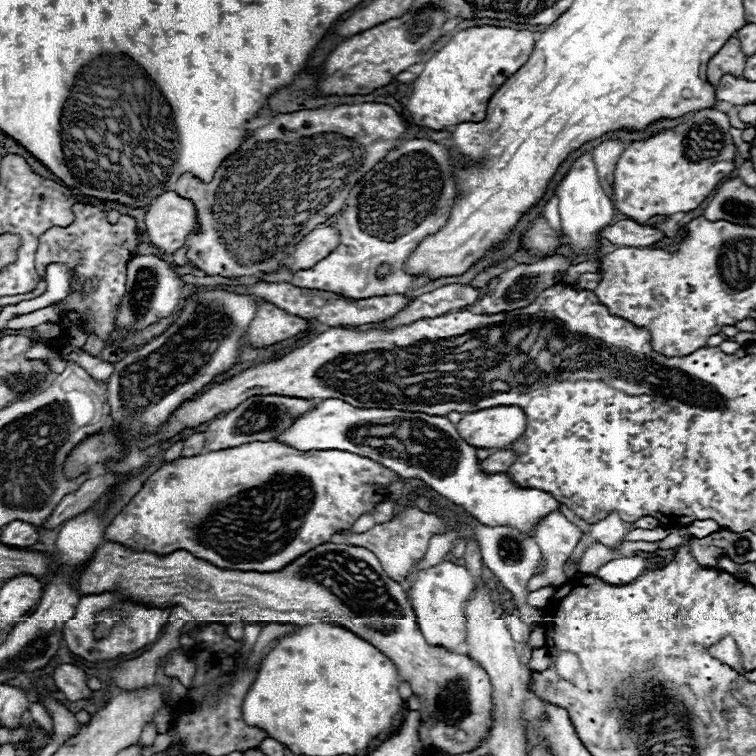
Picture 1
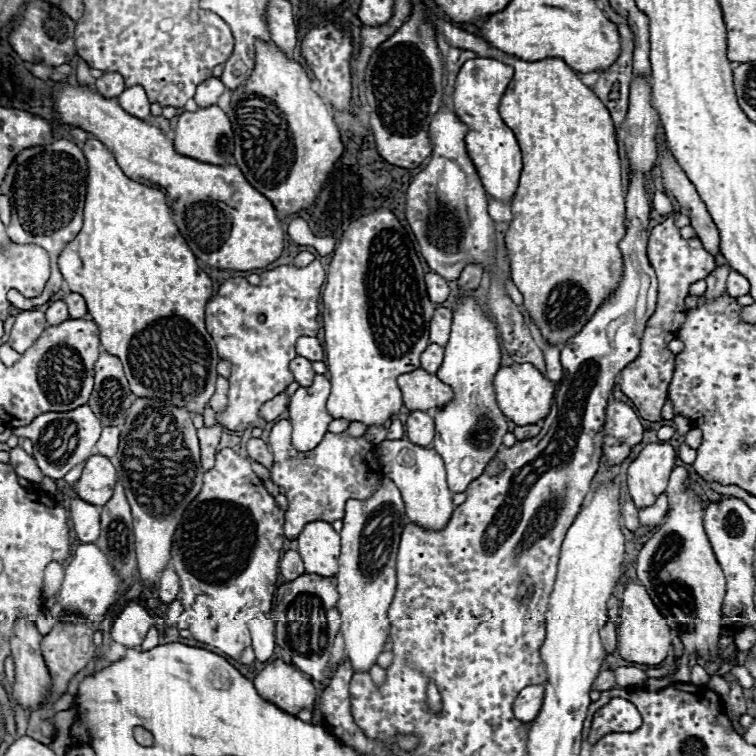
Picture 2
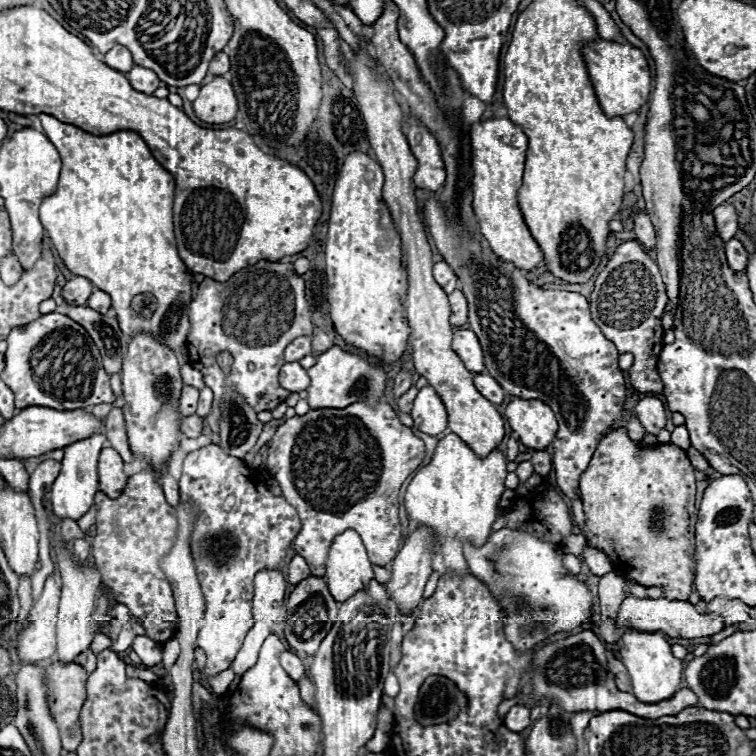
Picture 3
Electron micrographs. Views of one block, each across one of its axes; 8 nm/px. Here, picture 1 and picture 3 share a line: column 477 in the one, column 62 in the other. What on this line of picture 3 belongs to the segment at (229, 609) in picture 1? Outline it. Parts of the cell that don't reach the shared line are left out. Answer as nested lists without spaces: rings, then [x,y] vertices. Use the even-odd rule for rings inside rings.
[[[52,662],[50,666],[44,668],[46,672],[46,694],[48,694],[48,710],[50,716],[54,718],[58,732],[60,732],[60,740],[62,740],[62,748],[68,752],[74,752],[82,740],[82,732],[80,732],[80,724],[78,724],[78,714],[80,708],[86,700],[86,680],[88,680],[88,672],[80,666],[80,664],[64,664],[64,662]]]

